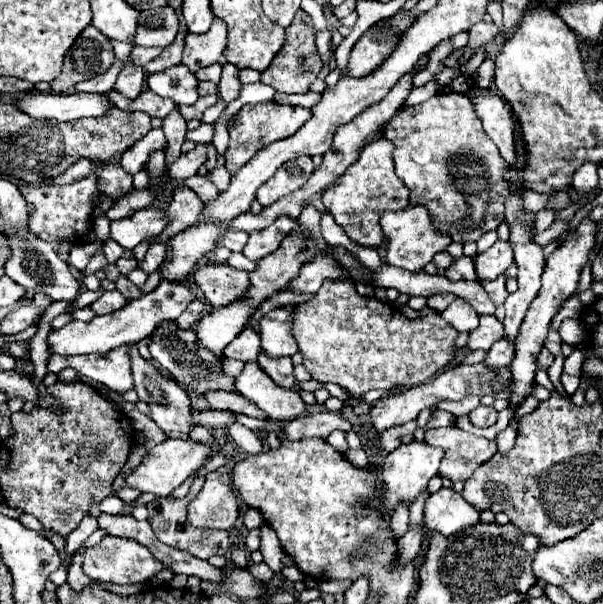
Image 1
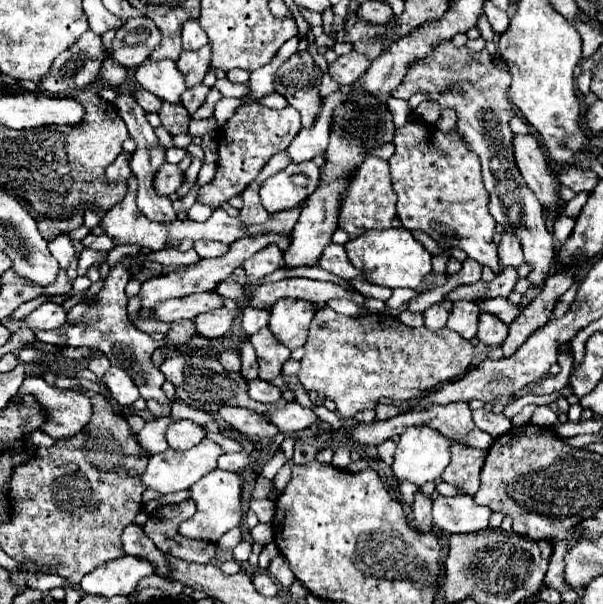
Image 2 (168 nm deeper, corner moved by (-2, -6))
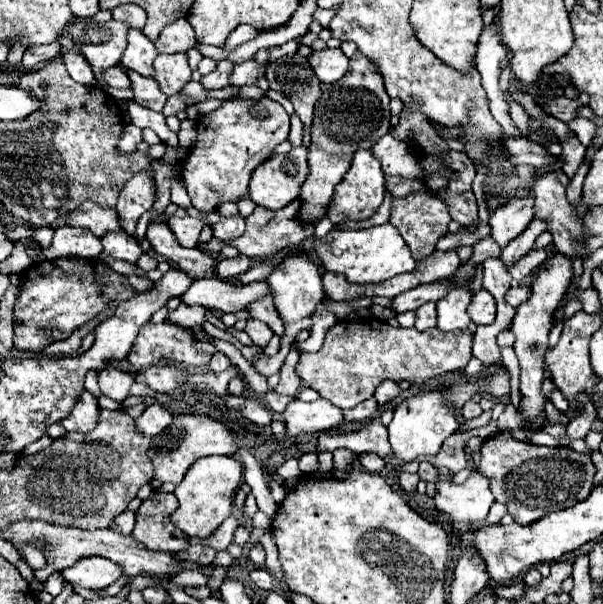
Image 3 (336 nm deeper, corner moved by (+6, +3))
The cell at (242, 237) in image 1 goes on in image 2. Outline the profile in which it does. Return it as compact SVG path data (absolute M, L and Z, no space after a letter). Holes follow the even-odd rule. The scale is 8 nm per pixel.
M196 242L194 250L198 252L200 258L216 258L226 254L226 246L228 244L222 244L222 242Z

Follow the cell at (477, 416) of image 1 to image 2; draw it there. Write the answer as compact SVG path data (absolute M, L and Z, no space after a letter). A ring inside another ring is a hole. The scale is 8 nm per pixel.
M484 408L474 410L472 414L474 414L474 422L476 422L476 426L478 426L480 430L488 432L488 434L490 434L490 436L494 436L494 438L498 438L498 436L506 434L506 430L510 430L510 428L512 428L512 422L510 422L504 414L486 412Z

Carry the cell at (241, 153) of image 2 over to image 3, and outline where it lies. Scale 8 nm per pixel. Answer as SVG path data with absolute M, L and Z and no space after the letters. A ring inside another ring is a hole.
M236 97L232 101L226 101L220 109L200 117L196 121L196 131L198 141L190 147L188 157L180 161L180 179L192 199L194 209L202 213L212 213L224 201L238 203L240 199L250 195L248 179L260 163L270 159L276 145L288 139L290 115L280 103L268 97L262 97L260 101ZM254 103L268 109L268 119L254 119L248 113L248 107Z

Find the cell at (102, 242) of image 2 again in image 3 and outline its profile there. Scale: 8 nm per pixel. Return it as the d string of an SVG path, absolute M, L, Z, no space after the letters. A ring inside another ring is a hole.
M60 227L54 233L54 239L50 247L42 249L46 259L60 259L60 257L82 257L92 259L104 253L102 243L92 233L86 233L86 229L74 229L74 227Z

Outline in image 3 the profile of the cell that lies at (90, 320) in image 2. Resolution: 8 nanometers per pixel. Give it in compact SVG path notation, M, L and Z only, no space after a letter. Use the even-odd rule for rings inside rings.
M122 229L102 235L100 241L102 241L106 253L112 255L114 259L138 259L144 253L142 247L138 245L138 241Z

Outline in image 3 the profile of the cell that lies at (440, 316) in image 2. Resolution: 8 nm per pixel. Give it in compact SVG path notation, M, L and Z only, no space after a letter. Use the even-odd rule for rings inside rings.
M424 303L422 307L418 307L416 311L416 325L418 331L436 327L436 303Z

